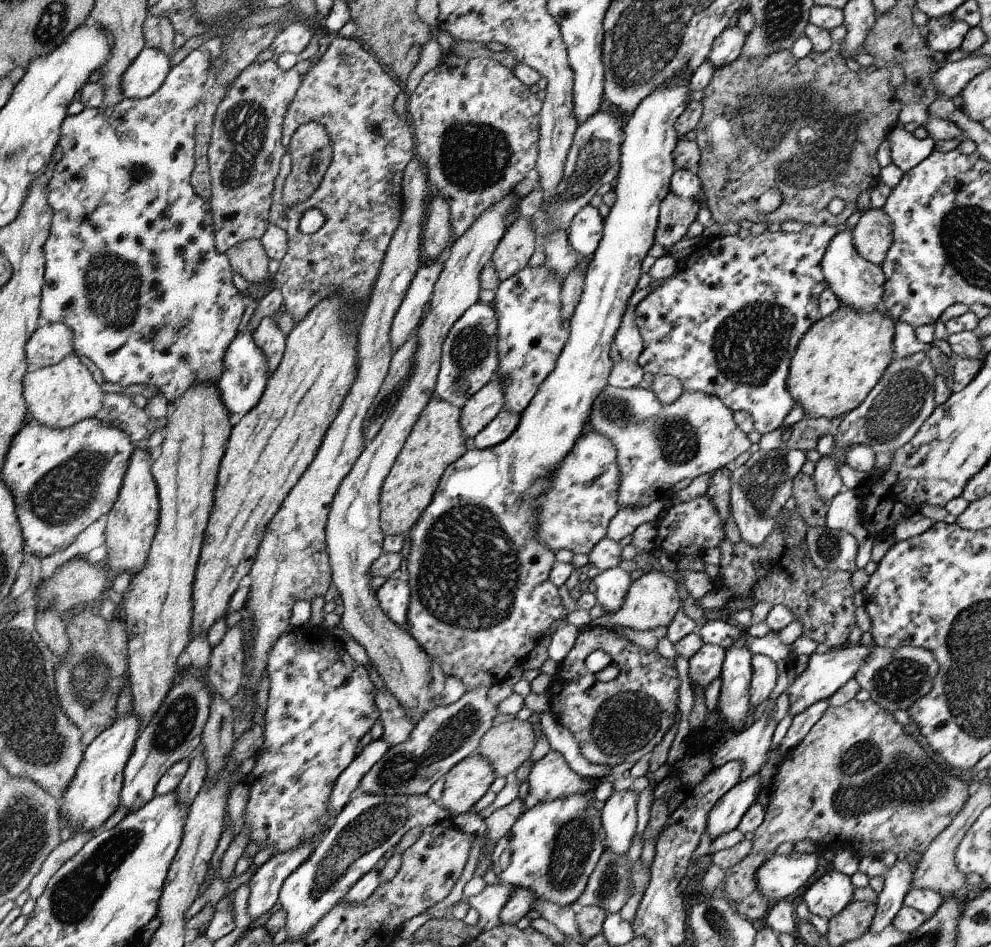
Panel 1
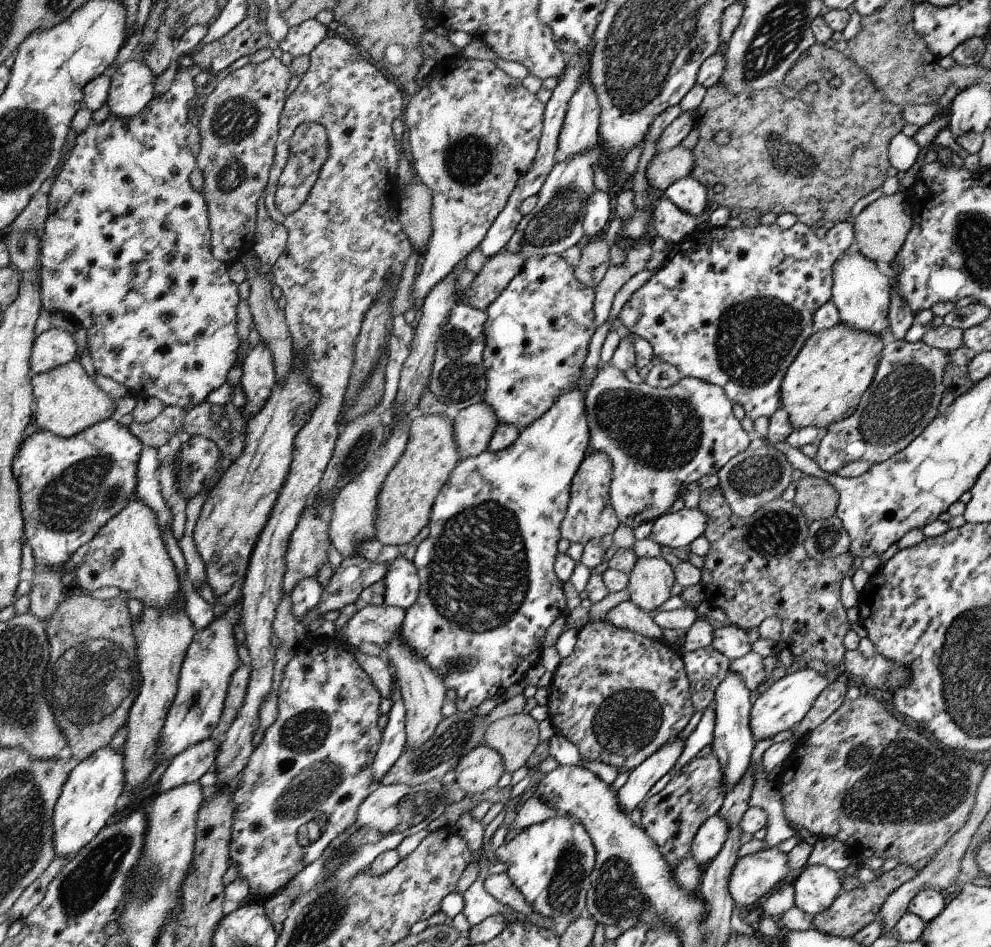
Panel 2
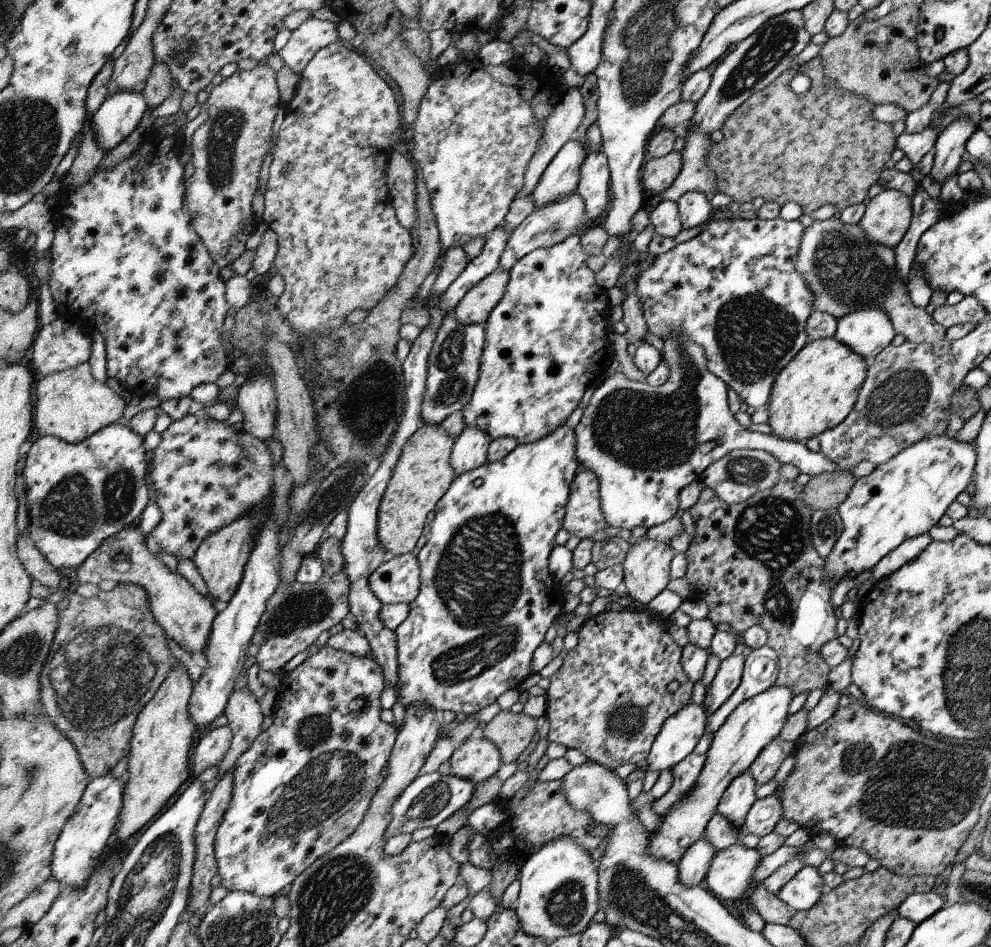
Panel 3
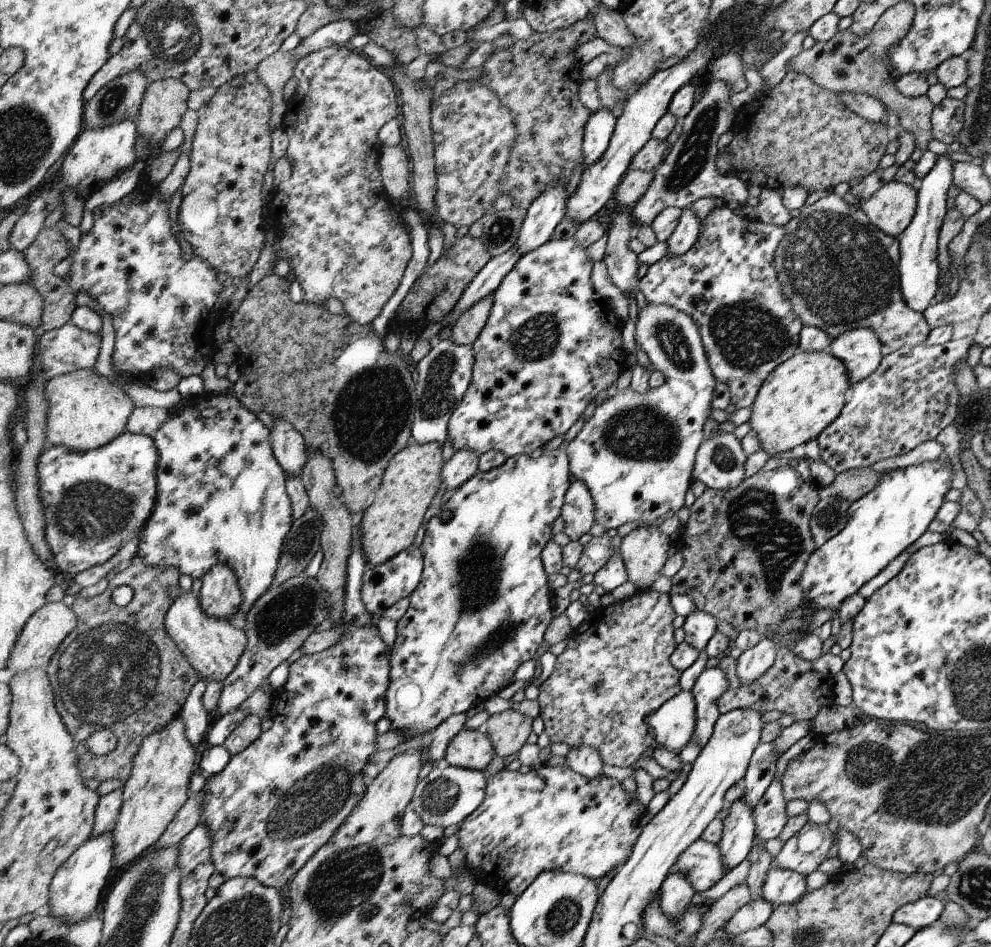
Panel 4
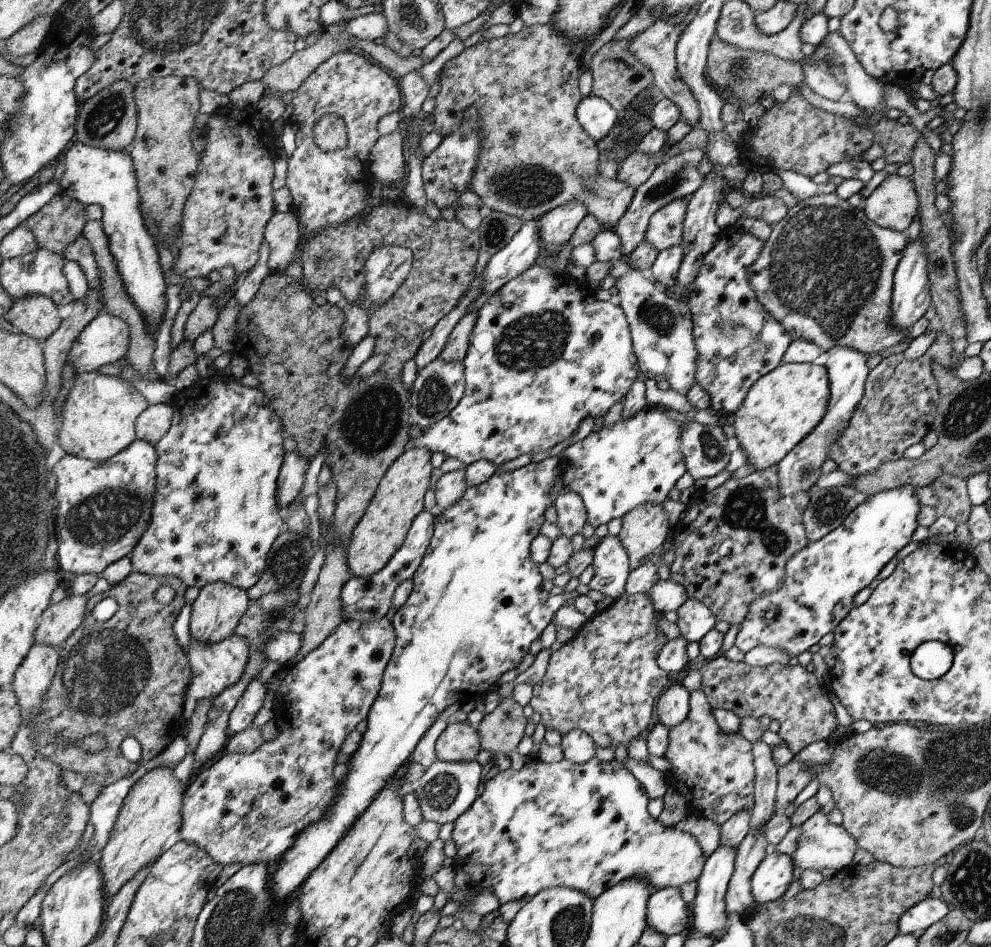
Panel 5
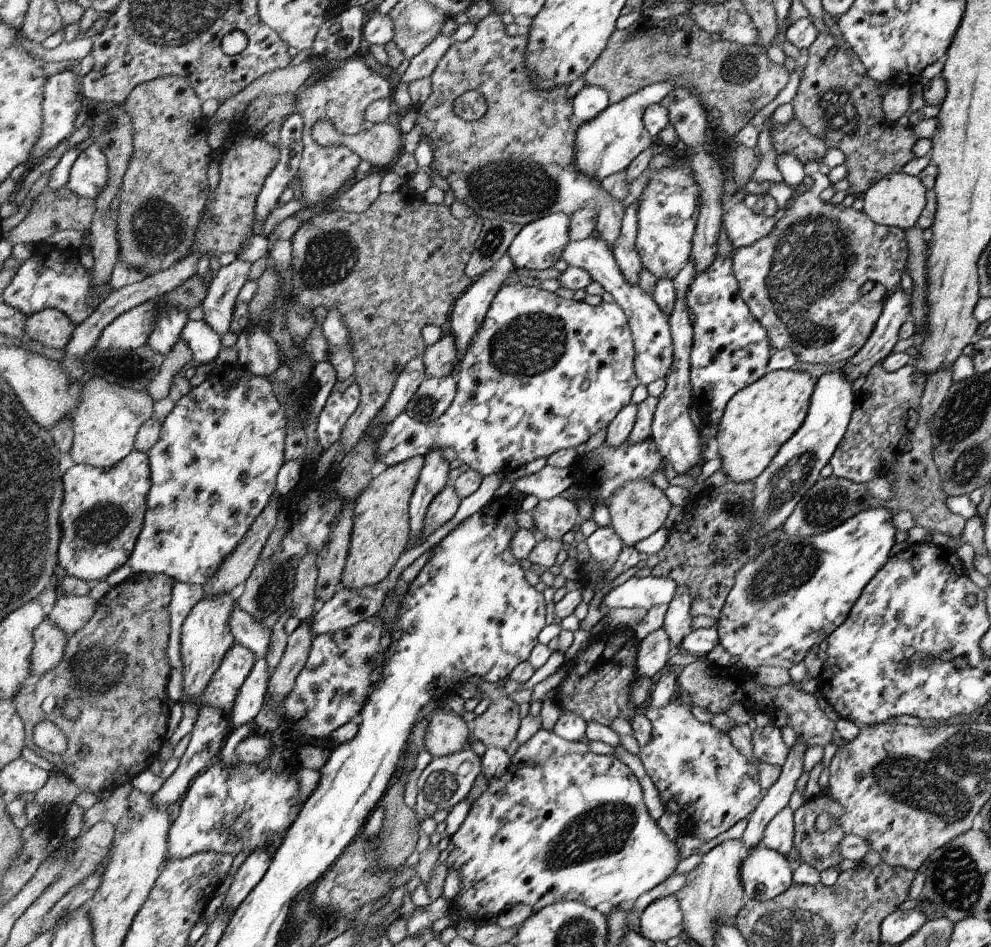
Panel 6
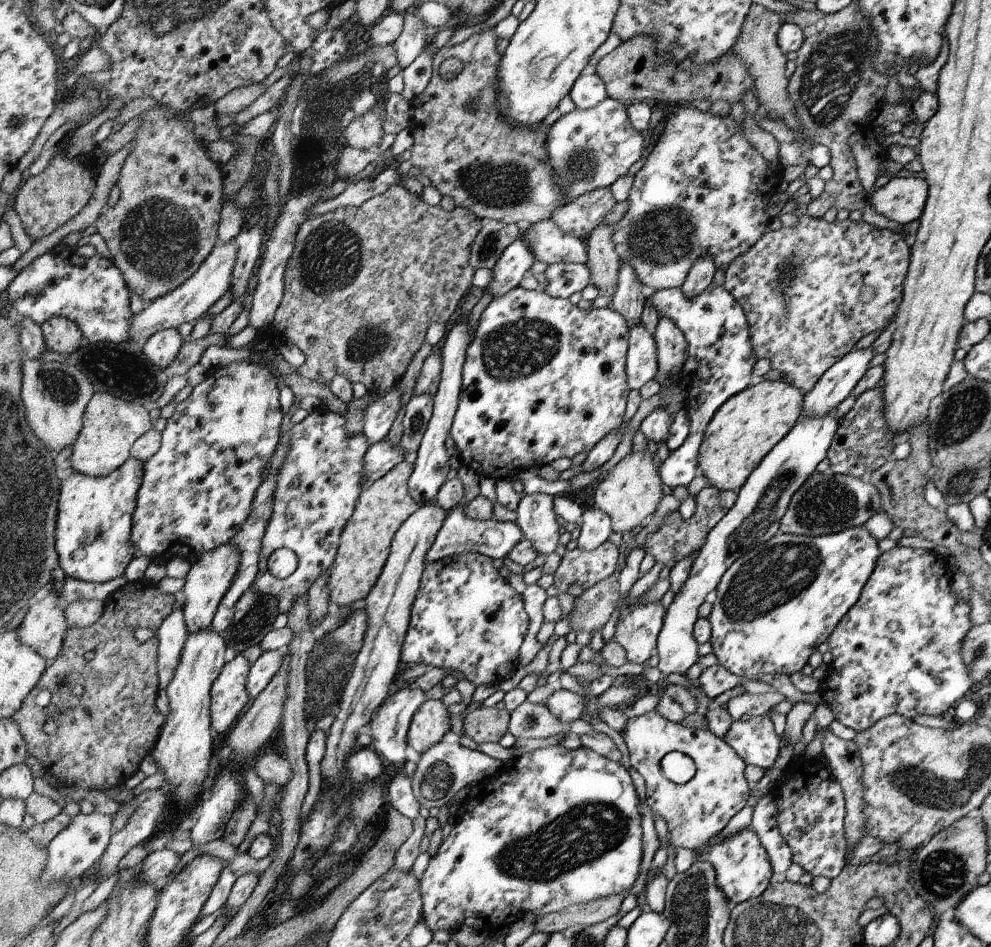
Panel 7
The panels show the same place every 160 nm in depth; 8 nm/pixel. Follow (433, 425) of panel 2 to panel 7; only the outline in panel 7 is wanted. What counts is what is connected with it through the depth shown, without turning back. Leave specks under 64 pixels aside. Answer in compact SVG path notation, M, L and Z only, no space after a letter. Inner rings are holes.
M403 461L382 479L364 486L353 518L341 536L336 562L327 582L330 602L336 606L357 604L369 596L392 554L393 540L401 525L421 508L409 493L409 480L414 468L414 464Z

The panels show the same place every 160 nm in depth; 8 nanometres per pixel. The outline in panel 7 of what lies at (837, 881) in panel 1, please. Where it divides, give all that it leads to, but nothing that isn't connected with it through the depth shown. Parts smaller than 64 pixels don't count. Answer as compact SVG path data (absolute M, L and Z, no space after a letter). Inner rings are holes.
M750 826L729 836L720 833L710 839L705 846L698 847L695 852L696 862L706 861L714 867L715 882L719 884L719 889L729 900L730 906L756 898L768 890L773 868L770 868L769 855L760 837Z

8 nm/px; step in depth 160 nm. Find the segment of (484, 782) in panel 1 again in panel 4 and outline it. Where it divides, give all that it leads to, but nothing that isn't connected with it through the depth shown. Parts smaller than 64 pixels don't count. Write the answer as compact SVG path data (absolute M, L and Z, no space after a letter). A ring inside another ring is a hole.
M464 728L448 743L443 764L483 770L494 755L493 744L482 728Z

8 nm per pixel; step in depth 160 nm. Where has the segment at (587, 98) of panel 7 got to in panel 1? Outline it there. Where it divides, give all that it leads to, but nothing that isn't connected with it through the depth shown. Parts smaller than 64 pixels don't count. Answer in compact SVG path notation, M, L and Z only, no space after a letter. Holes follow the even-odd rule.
M586 205L573 216L569 226L569 241L580 259L592 256L596 252L604 230L605 219L600 215L598 207Z

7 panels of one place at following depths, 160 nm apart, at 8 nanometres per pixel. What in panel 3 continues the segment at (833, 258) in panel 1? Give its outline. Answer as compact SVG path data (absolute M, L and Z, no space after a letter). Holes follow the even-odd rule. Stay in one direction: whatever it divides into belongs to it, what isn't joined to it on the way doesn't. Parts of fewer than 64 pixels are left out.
M870 307L843 316L837 322L833 337L871 365L876 355L890 345L895 335L888 315L882 309Z

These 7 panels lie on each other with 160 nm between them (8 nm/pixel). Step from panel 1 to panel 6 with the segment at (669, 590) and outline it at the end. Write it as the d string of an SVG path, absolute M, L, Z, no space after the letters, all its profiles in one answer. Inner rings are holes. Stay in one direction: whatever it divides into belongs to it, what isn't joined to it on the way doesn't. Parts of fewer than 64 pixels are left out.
M634 479L633 482L626 482L620 492L610 499L609 509L611 525L624 542L624 545L633 547L636 542L648 538L664 524L672 504L666 498L666 494L659 487L656 487L648 479Z

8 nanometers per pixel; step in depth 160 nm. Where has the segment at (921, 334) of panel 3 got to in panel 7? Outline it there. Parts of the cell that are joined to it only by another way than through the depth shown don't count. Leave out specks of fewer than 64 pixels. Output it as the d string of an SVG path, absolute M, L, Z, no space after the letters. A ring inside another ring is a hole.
M805 208L797 211L798 223L794 228L780 228L774 232L768 232L758 240L749 252L738 256L726 270L726 282L723 288L732 293L741 308L745 312L752 332L753 348L758 359L767 359L771 370L779 370L784 381L796 386L802 393L813 391L813 388L820 382L820 379L831 367L834 367L840 358L845 359L846 354L852 350L852 346L863 337L889 326L892 316L899 310L900 290L904 290L904 282L908 276L908 244L900 238L900 234L890 229L880 229L870 226L860 219L858 222L852 220L835 220L832 223L826 222L818 216L810 216Z

